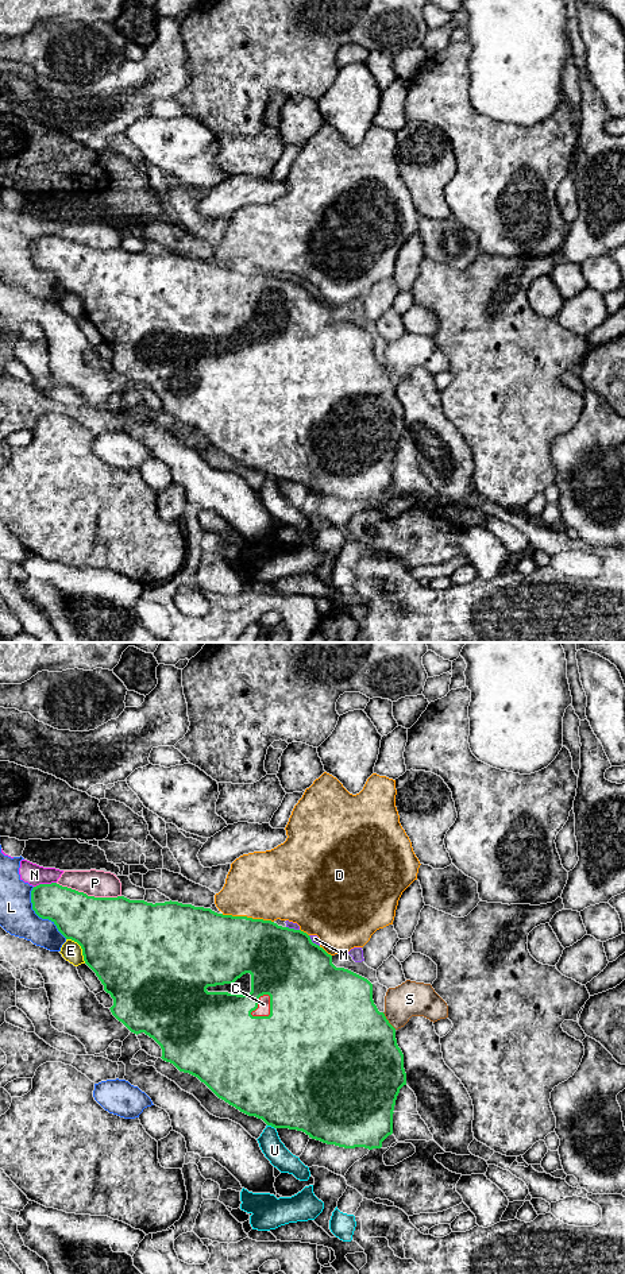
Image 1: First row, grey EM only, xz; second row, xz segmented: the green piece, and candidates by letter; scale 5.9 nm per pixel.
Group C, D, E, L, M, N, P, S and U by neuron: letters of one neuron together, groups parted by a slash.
C / D / E / L N / M / P / S / U

